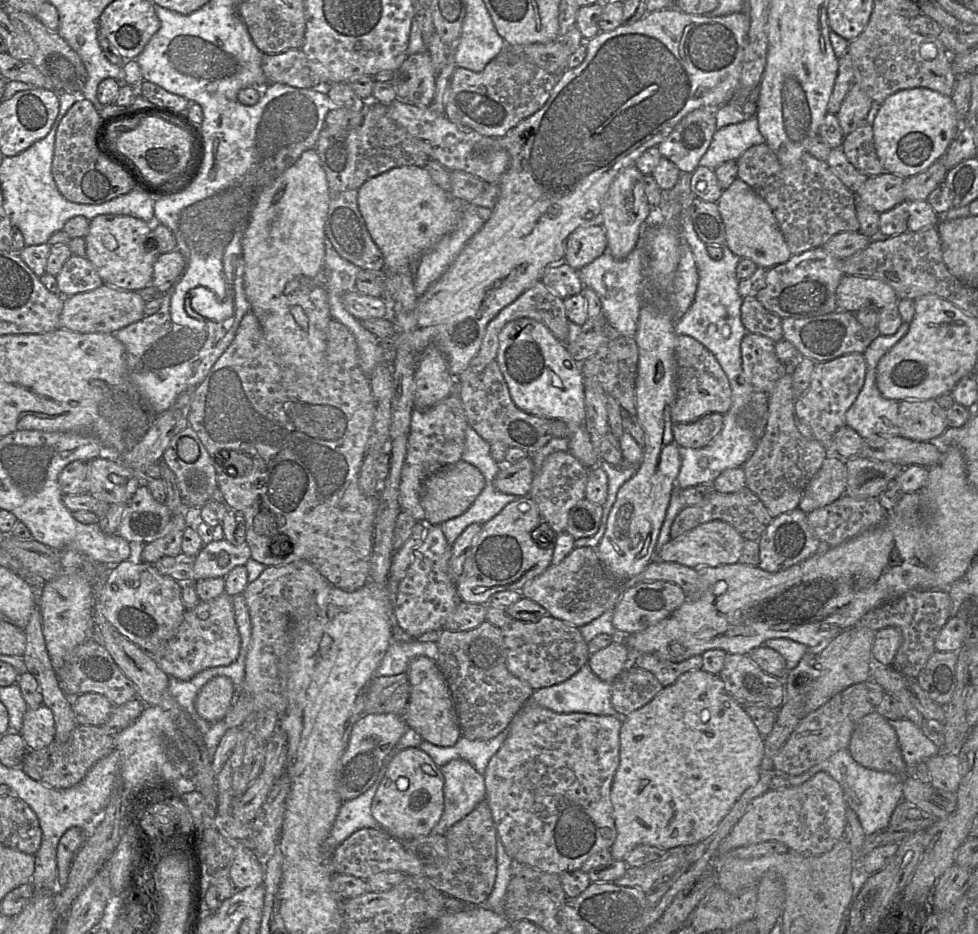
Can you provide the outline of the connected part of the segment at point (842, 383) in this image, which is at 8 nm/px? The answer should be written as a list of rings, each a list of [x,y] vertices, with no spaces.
[[[852,352],[826,362],[817,362],[811,375],[806,392],[795,401],[795,415],[811,429],[814,438],[819,441],[827,456],[842,459],[833,451],[833,435],[846,424],[846,412],[860,393],[867,372],[863,353]]]

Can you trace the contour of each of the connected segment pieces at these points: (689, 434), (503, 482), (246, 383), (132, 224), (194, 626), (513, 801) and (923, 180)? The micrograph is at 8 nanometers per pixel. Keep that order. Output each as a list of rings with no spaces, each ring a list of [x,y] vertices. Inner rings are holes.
[[[709,413],[691,423],[673,423],[673,434],[680,447],[700,449],[719,434],[722,426],[723,415]]]
[[[529,455],[513,464],[502,464],[494,479],[494,486],[501,493],[527,496],[533,477],[533,459]]]
[[[249,311],[244,315],[230,346],[216,361],[210,372],[193,391],[188,423],[210,454],[216,471],[218,496],[229,509],[240,511],[245,519],[246,542],[250,547],[251,558],[268,566],[280,566],[298,560],[311,563],[333,586],[347,592],[363,587],[369,581],[369,569],[373,554],[375,519],[379,507],[379,493],[366,495],[359,487],[358,478],[367,453],[368,440],[374,423],[374,400],[370,377],[361,369],[358,348],[354,335],[342,323],[331,319],[328,325],[326,357],[321,366],[309,366],[305,371],[296,371],[295,367],[282,362],[267,342],[256,315]],[[230,450],[244,452],[252,458],[252,469],[246,475],[237,475],[230,462]]]
[[[98,215],[90,221],[85,236],[86,257],[97,273],[108,284],[120,290],[139,291],[151,284],[153,265],[157,257],[157,248],[153,246],[156,238],[148,235],[152,223],[128,215]]]
[[[223,593],[212,600],[200,601],[192,609],[186,609],[183,620],[173,635],[163,643],[160,643],[155,650],[145,652],[151,656],[159,668],[169,677],[189,680],[205,669],[227,666],[233,663],[239,655],[240,646],[241,638],[235,621],[231,597]]]
[[[524,704],[516,713],[507,728],[507,737],[500,749],[492,756],[486,767],[484,776],[486,801],[490,807],[493,821],[507,855],[523,865],[529,865],[541,871],[559,875],[564,871],[580,869],[584,861],[592,854],[610,849],[614,843],[617,830],[610,798],[612,781],[619,766],[620,729],[622,722],[609,715],[595,715],[589,713],[557,713],[536,704]]]
[[[936,160],[926,170],[905,178],[903,184],[905,200],[927,200],[929,194],[945,179],[947,171],[941,160]]]

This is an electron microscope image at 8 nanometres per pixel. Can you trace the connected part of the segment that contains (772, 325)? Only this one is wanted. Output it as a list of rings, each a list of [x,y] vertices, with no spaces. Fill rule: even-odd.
[[[744,298],[741,321],[749,333],[765,336],[774,342],[783,339],[782,319],[764,308],[756,298]]]

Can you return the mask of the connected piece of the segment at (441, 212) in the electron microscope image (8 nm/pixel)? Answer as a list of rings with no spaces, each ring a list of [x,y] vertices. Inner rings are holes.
[[[418,166],[395,167],[373,178],[370,178],[359,188],[357,199],[358,199],[358,206],[360,213],[364,218],[369,234],[383,254],[384,262],[385,262],[385,271],[392,272],[394,274],[409,272],[411,268],[412,270],[414,270],[414,274],[415,274],[416,262],[418,262],[420,257],[430,248],[432,248],[441,237],[451,232],[458,226],[461,219],[462,203],[465,203],[458,201],[457,199],[452,197],[449,192],[446,192],[442,188],[440,188],[432,180],[428,171],[425,168]]]

